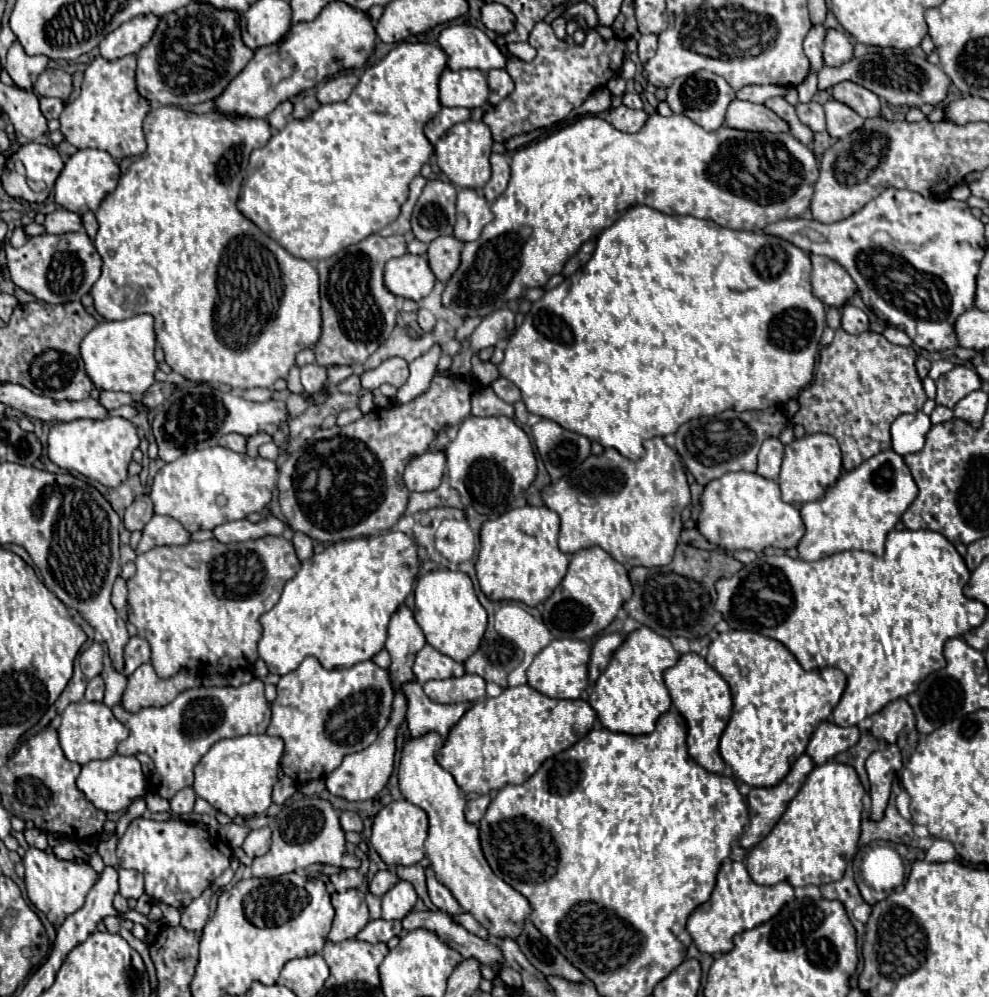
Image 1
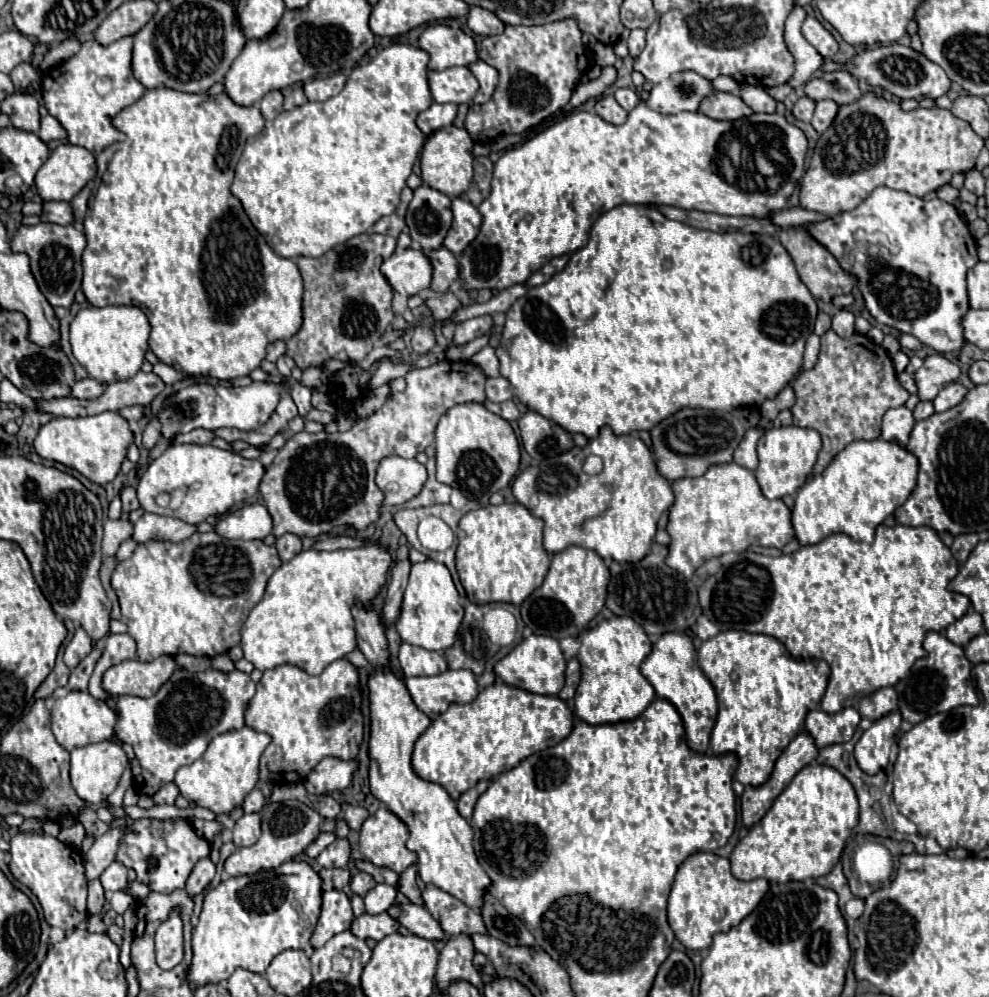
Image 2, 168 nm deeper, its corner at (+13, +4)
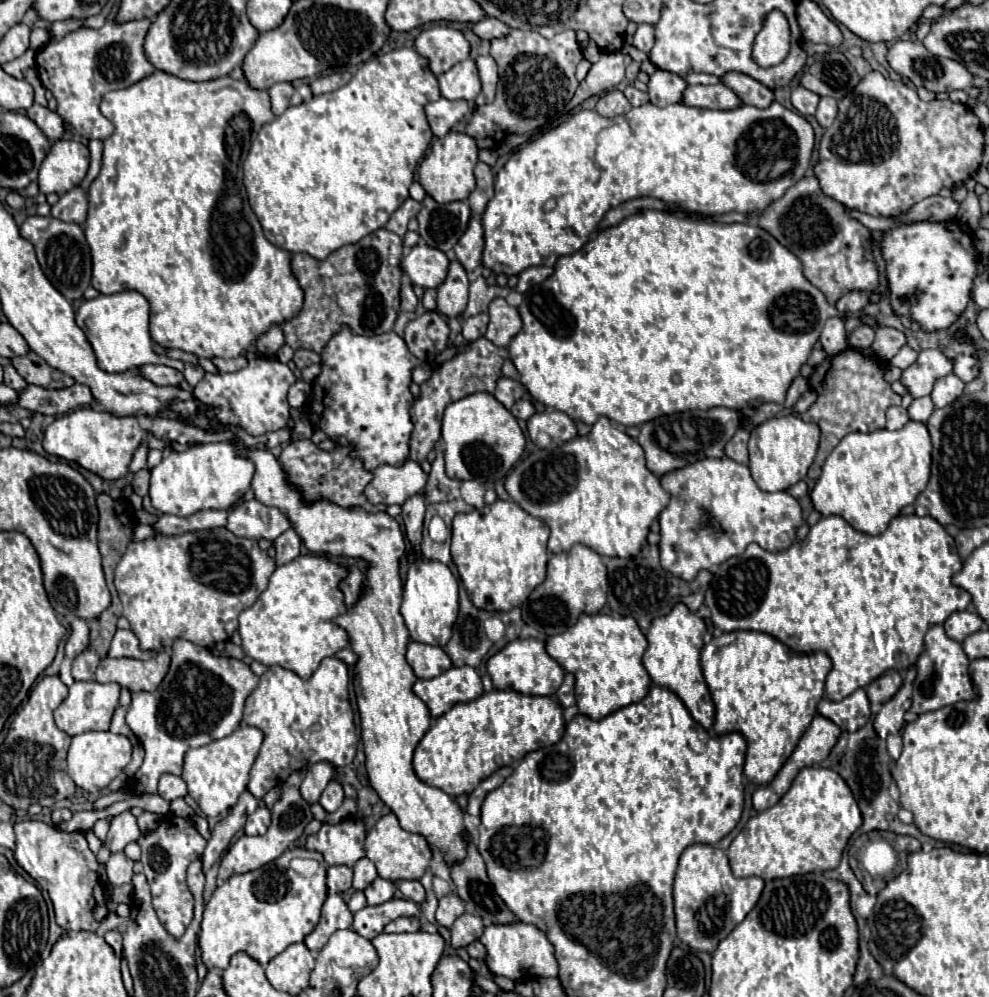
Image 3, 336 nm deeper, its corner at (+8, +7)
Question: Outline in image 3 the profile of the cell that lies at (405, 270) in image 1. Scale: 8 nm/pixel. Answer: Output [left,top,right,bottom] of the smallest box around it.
[399,244,449,288]

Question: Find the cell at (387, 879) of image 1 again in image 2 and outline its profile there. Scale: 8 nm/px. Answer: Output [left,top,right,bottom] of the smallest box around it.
[350,871,376,897]

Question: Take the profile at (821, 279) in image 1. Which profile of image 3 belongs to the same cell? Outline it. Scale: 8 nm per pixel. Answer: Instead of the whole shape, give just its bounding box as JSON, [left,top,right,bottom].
[759,178,877,304]

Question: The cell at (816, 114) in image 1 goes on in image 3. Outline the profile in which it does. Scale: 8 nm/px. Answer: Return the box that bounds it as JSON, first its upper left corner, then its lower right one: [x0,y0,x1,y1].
[791,86,819,116]

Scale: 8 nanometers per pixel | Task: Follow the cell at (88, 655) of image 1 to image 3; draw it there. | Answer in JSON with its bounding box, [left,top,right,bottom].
[65,618,89,658]

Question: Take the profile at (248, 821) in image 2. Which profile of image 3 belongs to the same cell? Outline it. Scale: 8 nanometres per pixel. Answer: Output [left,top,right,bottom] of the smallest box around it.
[243,804,271,836]

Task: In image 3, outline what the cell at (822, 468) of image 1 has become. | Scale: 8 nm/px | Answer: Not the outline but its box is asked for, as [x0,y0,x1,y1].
[749,416,819,492]

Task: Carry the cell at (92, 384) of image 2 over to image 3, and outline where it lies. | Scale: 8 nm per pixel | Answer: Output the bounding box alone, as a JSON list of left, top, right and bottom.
[19,384,93,414]

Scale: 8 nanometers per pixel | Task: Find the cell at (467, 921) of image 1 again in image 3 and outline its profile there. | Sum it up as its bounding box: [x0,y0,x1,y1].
[479,924,559,980]

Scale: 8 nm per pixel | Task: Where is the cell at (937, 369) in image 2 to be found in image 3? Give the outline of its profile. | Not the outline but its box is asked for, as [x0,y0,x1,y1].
[901,350,953,398]

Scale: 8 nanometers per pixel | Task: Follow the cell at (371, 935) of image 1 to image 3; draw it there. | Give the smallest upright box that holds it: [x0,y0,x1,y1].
[383,918,421,934]

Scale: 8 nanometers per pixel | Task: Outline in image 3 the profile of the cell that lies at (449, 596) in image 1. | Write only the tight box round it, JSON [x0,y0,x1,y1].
[401,558,459,646]

